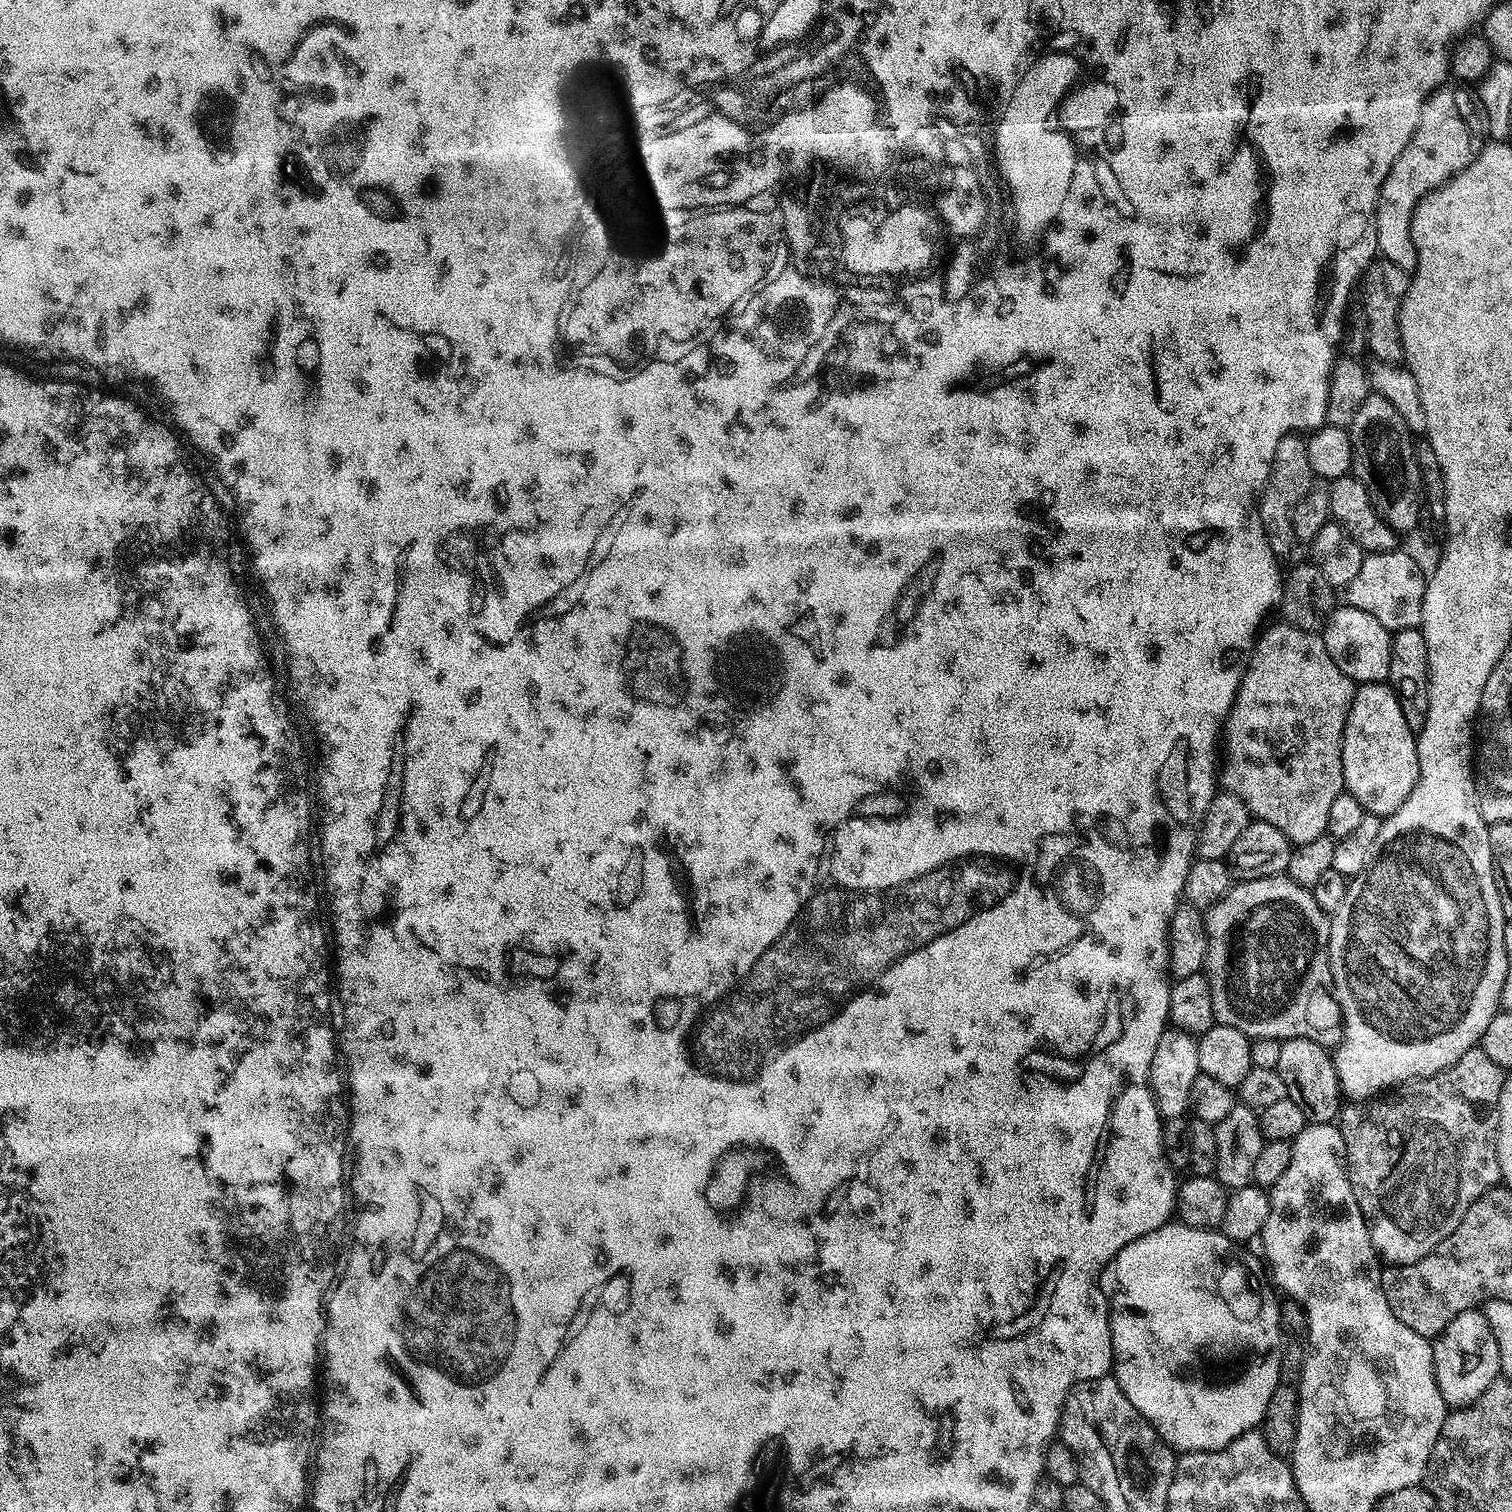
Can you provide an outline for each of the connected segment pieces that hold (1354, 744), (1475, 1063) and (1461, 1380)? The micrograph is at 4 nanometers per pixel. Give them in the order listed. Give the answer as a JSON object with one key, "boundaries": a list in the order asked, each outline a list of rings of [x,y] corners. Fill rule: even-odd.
{"boundaries":[[[[1387,682],[1379,684],[1362,684],[1356,688],[1356,693],[1352,699],[1352,705],[1348,711],[1346,718],[1346,726],[1344,727],[1344,737],[1342,738],[1342,774],[1344,775],[1344,787],[1351,796],[1358,798],[1358,802],[1362,802],[1365,813],[1381,818],[1394,814],[1394,810],[1398,810],[1402,806],[1402,802],[1406,802],[1406,798],[1410,798],[1410,790],[1414,790],[1414,786],[1418,782],[1418,750],[1416,749],[1417,733],[1406,722],[1406,717],[1402,715],[1402,706],[1398,706],[1398,698],[1394,694],[1392,685]]],[[[1479,1046],[1466,1050],[1454,1066],[1442,1070],[1433,1076],[1427,1076],[1421,1080],[1409,1080],[1407,1084],[1401,1084],[1367,1102],[1348,1102],[1340,1109],[1338,1127],[1344,1139],[1344,1156],[1348,1169],[1348,1181],[1354,1190],[1354,1198],[1364,1215],[1364,1221],[1368,1224],[1368,1233],[1372,1239],[1372,1245],[1376,1248],[1376,1254],[1381,1261],[1389,1265],[1413,1264],[1421,1260],[1426,1254],[1438,1246],[1462,1222],[1462,1214],[1486,1194],[1486,1190],[1497,1187],[1501,1183],[1500,1163],[1498,1162],[1498,1150],[1496,1149],[1496,1131],[1498,1130],[1498,1110],[1500,1109],[1500,1095],[1504,1085],[1505,1069],[1498,1066],[1498,1062],[1492,1061]]],[[[1468,1308],[1459,1312],[1454,1322],[1435,1337],[1432,1353],[1438,1390],[1449,1409],[1469,1408],[1484,1393],[1486,1386],[1500,1376],[1498,1342],[1494,1342],[1494,1330],[1490,1330],[1490,1322],[1486,1322],[1483,1311]]]]}

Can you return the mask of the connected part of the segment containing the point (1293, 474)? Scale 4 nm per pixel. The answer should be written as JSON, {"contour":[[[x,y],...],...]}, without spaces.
{"contour":[[[1296,434],[1284,435],[1278,442],[1278,448],[1274,450],[1274,458],[1268,466],[1268,477],[1260,491],[1260,521],[1262,530],[1270,542],[1270,546],[1276,551],[1277,557],[1291,550],[1292,544],[1297,543],[1296,535],[1292,529],[1292,511],[1314,486],[1314,477],[1310,470],[1310,454],[1308,453],[1307,439]]]}

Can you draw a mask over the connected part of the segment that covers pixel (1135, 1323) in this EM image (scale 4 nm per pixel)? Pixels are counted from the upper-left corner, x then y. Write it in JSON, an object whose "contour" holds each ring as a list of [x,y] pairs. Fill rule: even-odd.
{"contour":[[[1169,1222],[1158,1230],[1150,1230],[1150,1234],[1142,1234],[1134,1242],[1122,1246],[1110,1265],[1110,1276],[1116,1283],[1116,1289],[1110,1292],[1110,1338],[1112,1339],[1112,1372],[1118,1386],[1122,1386],[1122,1394],[1134,1402],[1134,1410],[1152,1424],[1156,1435],[1163,1438],[1177,1453],[1209,1452],[1218,1450],[1234,1438],[1259,1429],[1264,1422],[1264,1415],[1270,1406],[1270,1394],[1280,1384],[1280,1354],[1282,1351],[1282,1333],[1280,1330],[1281,1301],[1276,1300],[1277,1293],[1273,1285],[1266,1279],[1266,1268],[1259,1259],[1248,1256],[1247,1247],[1230,1239],[1219,1230],[1210,1228],[1191,1228],[1179,1222]]]}

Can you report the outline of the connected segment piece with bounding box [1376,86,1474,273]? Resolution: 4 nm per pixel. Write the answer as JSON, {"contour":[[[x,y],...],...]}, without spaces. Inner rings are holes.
{"contour":[[[1441,86],[1424,99],[1418,126],[1410,142],[1406,142],[1406,150],[1394,158],[1394,166],[1390,166],[1386,182],[1382,182],[1376,203],[1376,247],[1383,259],[1411,273],[1416,267],[1416,251],[1410,238],[1410,222],[1418,202],[1427,192],[1440,188],[1445,181],[1461,172],[1472,161],[1473,155],[1472,136],[1460,113],[1460,104],[1448,86]]]}

